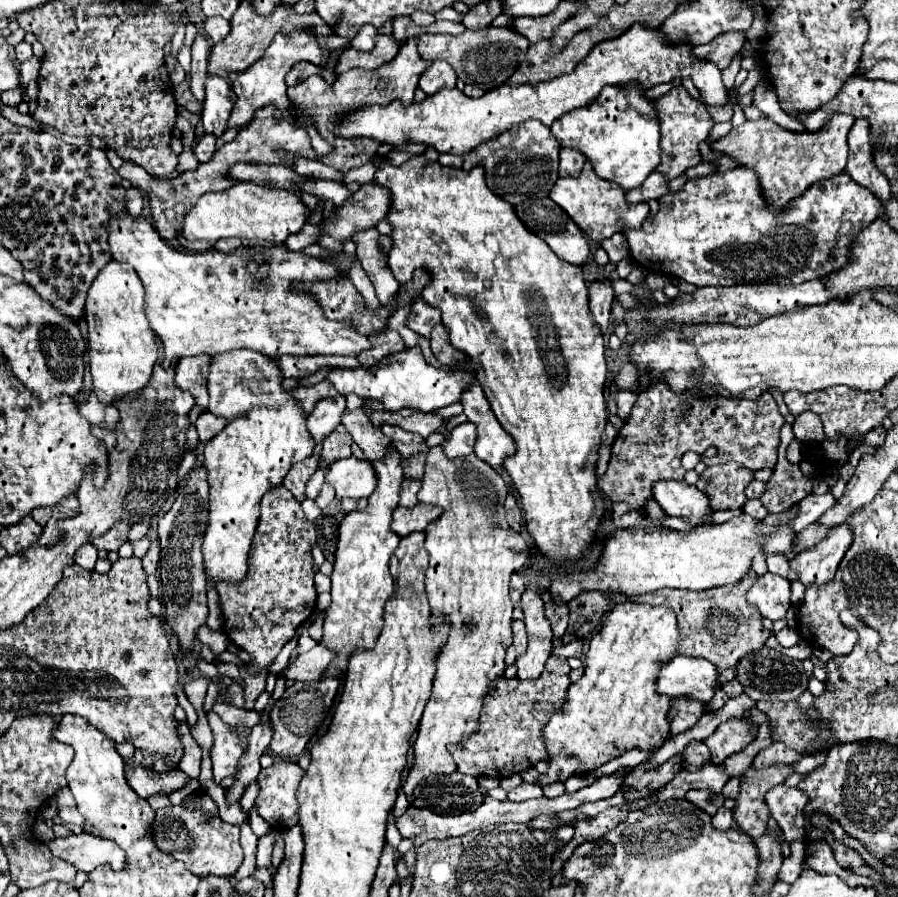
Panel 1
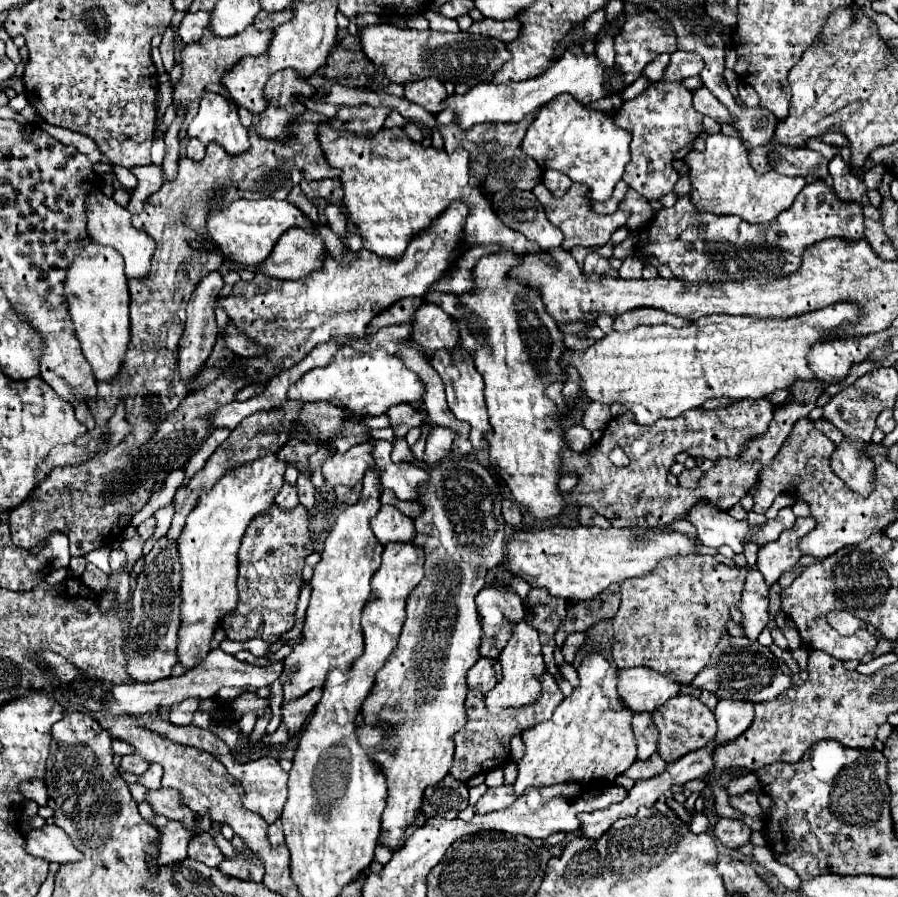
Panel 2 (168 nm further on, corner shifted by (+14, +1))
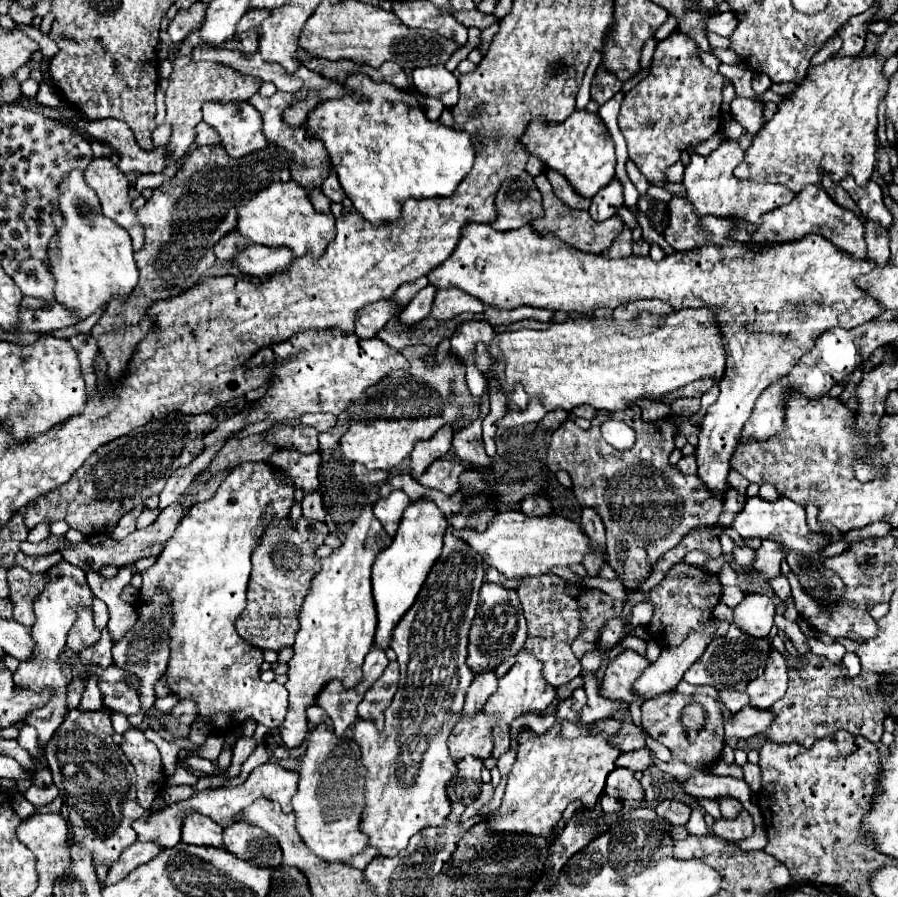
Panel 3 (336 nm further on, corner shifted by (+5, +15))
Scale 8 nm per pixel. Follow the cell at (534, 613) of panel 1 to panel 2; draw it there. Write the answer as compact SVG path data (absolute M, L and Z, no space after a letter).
M527 618L513 624L513 634L511 634L505 650L501 652L499 662L503 666L503 680L497 682L497 686L491 692L485 694L485 704L491 712L501 712L503 708L519 708L519 706L525 706L539 698L541 684L535 676L543 672L543 656L541 656L539 634Z

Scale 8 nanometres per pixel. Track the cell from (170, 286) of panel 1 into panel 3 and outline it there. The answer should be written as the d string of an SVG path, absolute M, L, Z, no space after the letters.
M92 158L84 170L84 178L88 186L96 190L102 204L102 214L130 234L134 250L142 248L144 232L132 208L132 198L128 196L130 186L126 174L120 172L110 158Z

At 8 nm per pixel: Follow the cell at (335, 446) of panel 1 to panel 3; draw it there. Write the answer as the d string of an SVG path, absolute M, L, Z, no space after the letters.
M318 492L304 496L302 500L302 516L324 522L324 510L322 510L322 498Z

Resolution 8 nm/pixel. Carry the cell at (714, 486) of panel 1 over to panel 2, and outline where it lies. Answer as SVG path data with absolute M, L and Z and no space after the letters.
M699 468L685 470L685 472L679 476L679 486L683 486L683 488L697 488L701 476L703 476L703 472L701 472Z

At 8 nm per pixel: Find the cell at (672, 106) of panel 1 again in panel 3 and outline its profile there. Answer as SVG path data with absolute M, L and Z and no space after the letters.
M672 32L666 40L660 40L656 44L650 74L642 78L630 92L624 94L622 108L618 114L620 132L624 134L626 144L628 144L628 156L640 168L640 172L648 178L650 184L664 186L666 184L664 170L676 164L680 160L680 154L688 146L698 146L700 142L720 132L720 118L716 116L720 114L724 82L726 82L726 76L706 68L696 54L696 44L690 38L682 36L682 32Z

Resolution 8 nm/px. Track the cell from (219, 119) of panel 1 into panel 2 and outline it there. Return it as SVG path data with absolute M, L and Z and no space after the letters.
M207 94L199 102L199 112L187 126L189 138L199 138L205 146L219 142L229 154L249 150L247 128L241 124L237 106L219 94Z

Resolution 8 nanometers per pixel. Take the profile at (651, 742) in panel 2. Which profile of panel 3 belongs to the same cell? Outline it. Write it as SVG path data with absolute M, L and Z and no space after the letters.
M624 722L622 728L608 738L608 744L618 748L620 752L632 752L644 748L644 732L634 722Z

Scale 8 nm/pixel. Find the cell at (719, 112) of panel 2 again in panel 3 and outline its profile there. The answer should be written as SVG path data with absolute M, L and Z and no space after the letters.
M736 98L732 100L732 116L748 130L748 134L756 136L764 128L764 104L756 100Z

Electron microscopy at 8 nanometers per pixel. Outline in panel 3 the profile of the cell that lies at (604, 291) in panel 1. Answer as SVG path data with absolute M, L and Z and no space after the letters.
M624 226L622 232L618 234L618 238L612 242L606 256L608 258L624 258L630 254L632 254L632 230L628 226Z

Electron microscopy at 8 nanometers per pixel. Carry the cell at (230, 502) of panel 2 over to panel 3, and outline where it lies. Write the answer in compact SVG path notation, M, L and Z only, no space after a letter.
M244 462L236 466L228 478L220 484L214 498L196 504L180 522L174 536L166 542L158 560L142 572L142 588L136 606L148 604L150 598L162 590L170 598L172 626L170 636L170 660L166 666L166 684L170 694L190 698L198 706L198 716L212 722L214 732L226 734L240 728L246 720L254 720L268 728L278 728L288 710L288 692L282 684L266 684L260 680L260 664L264 654L238 636L234 620L246 608L246 586L250 576L250 556L262 538L262 532L270 524L288 518L294 502L294 488L286 484L284 476L270 468L266 462Z

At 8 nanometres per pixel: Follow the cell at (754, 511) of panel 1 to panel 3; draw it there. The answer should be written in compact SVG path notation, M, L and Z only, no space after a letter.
M728 488L724 492L724 508L722 508L722 518L724 520L732 520L742 508L744 508L746 496L738 494L734 488Z

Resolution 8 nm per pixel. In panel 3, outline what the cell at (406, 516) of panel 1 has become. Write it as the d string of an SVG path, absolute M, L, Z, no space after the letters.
M392 490L392 494L388 498L380 498L374 504L374 516L382 522L382 526L384 526L388 536L396 534L396 528L400 524L402 512L408 506L410 506L410 500L402 490Z

